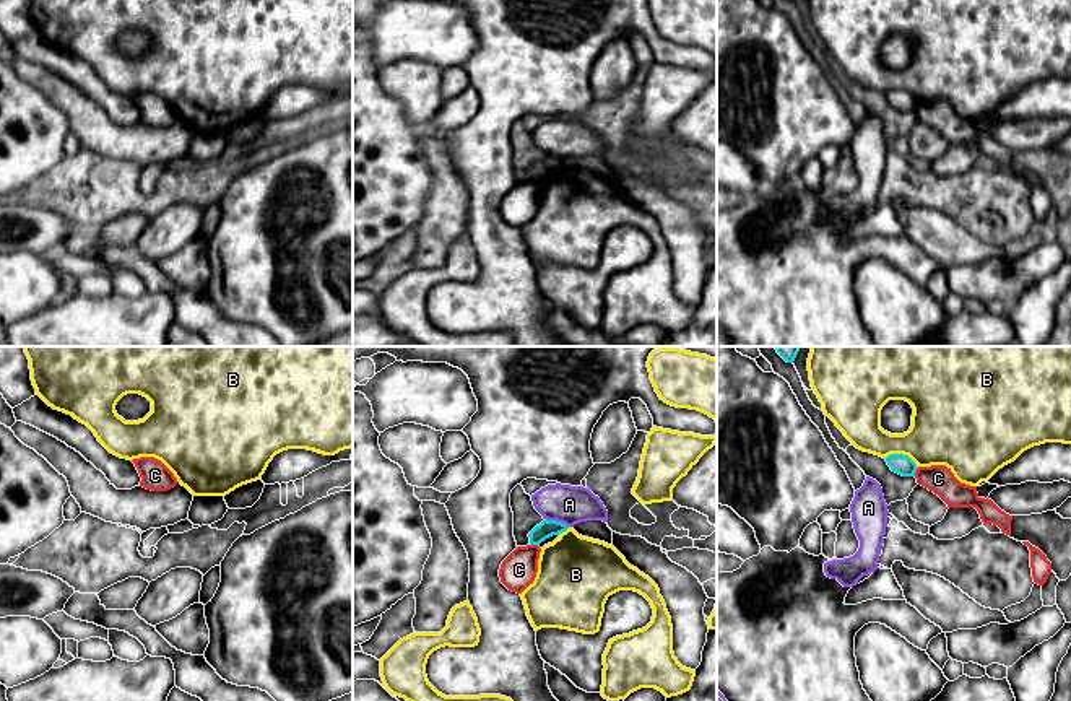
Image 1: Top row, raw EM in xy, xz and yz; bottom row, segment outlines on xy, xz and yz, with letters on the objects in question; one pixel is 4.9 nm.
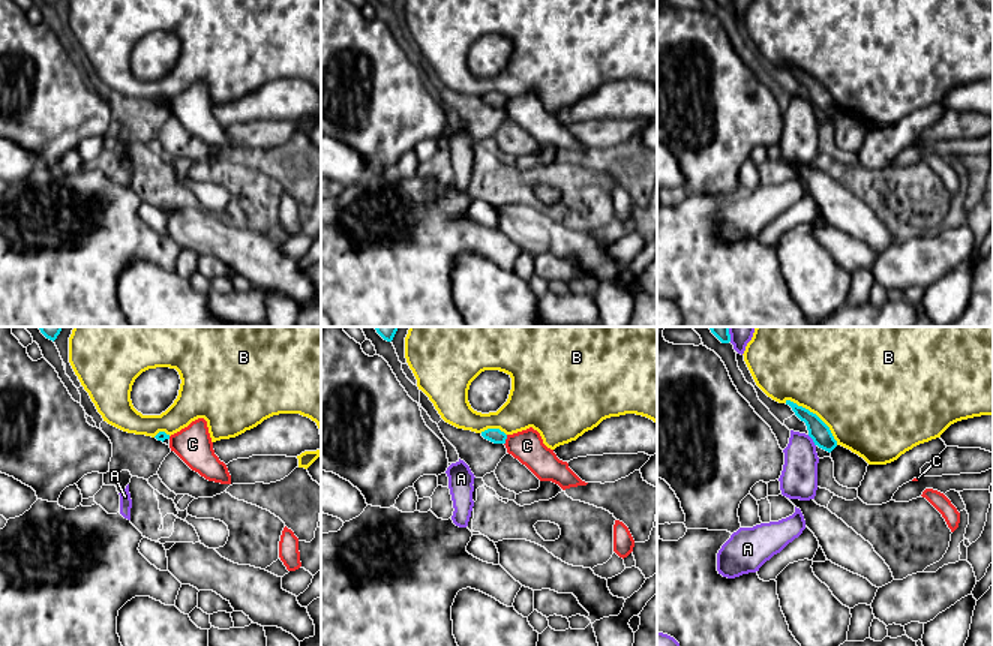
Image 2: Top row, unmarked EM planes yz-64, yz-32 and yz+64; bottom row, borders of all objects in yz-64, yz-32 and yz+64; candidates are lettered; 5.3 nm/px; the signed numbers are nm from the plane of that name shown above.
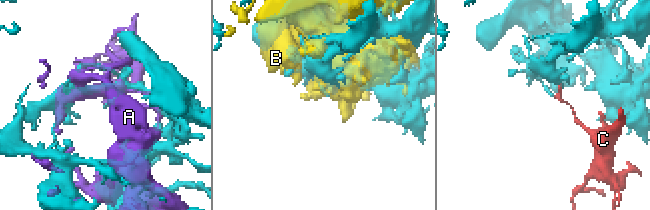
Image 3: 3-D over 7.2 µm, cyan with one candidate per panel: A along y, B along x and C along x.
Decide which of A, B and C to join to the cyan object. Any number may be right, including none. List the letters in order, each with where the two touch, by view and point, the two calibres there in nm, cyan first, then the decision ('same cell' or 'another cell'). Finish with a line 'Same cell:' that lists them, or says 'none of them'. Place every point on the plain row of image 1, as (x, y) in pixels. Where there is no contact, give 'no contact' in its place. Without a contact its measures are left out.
A: contact xz (556, 156); calibres 90 and 190 nm; another cell
B: contact yz (902, 90); calibres 100 and 360 nm; another cell
C: contact yz (915, 106); calibres 100 and 140 nm; another cell
Same cell: none of them

